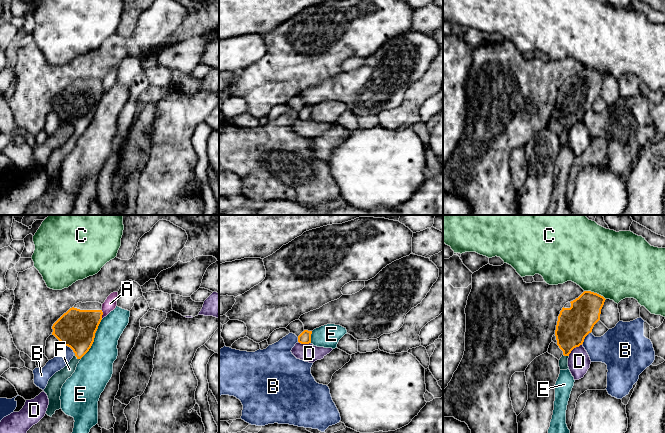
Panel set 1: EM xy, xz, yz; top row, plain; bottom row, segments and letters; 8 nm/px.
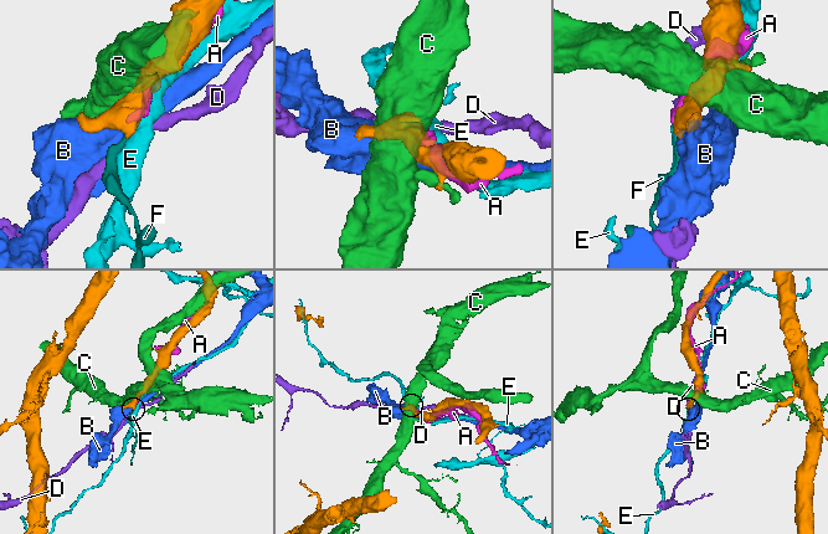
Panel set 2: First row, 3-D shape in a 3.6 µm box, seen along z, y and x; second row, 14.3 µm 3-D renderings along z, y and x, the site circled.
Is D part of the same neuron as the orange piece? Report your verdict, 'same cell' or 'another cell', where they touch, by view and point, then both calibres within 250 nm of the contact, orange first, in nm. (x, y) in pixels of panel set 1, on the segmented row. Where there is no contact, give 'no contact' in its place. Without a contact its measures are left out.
another cell; contact yz (574, 347); calibres 280 and 180 nm

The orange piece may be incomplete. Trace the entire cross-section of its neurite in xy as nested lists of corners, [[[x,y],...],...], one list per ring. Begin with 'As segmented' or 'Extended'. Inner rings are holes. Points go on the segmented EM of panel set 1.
Extended. [[[79,302],[64,313],[52,326],[54,335],[63,345],[70,347],[74,356],[60,371],[48,381],[44,392],[49,399],[46,414],[52,417],[61,409],[61,388],[75,372],[81,358],[91,348],[95,333],[102,320],[102,304],[99,302]]]

